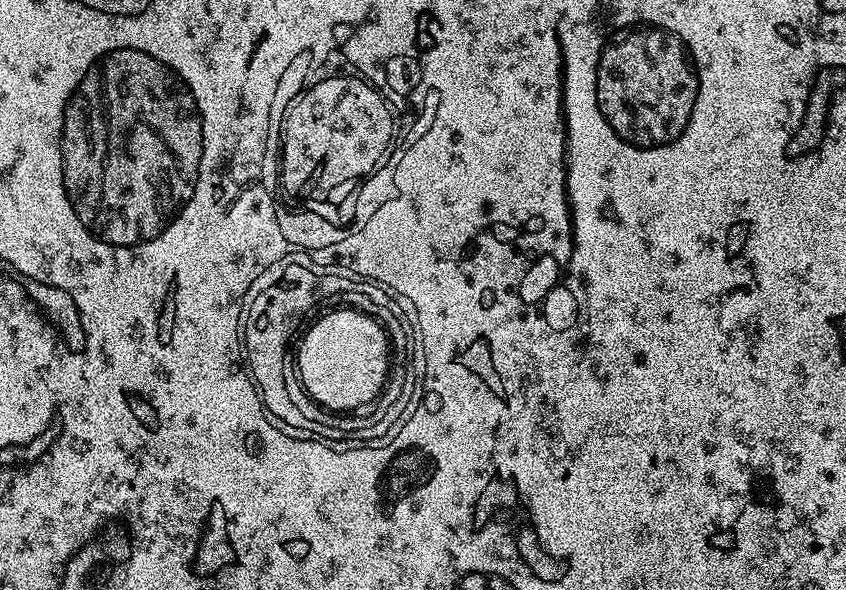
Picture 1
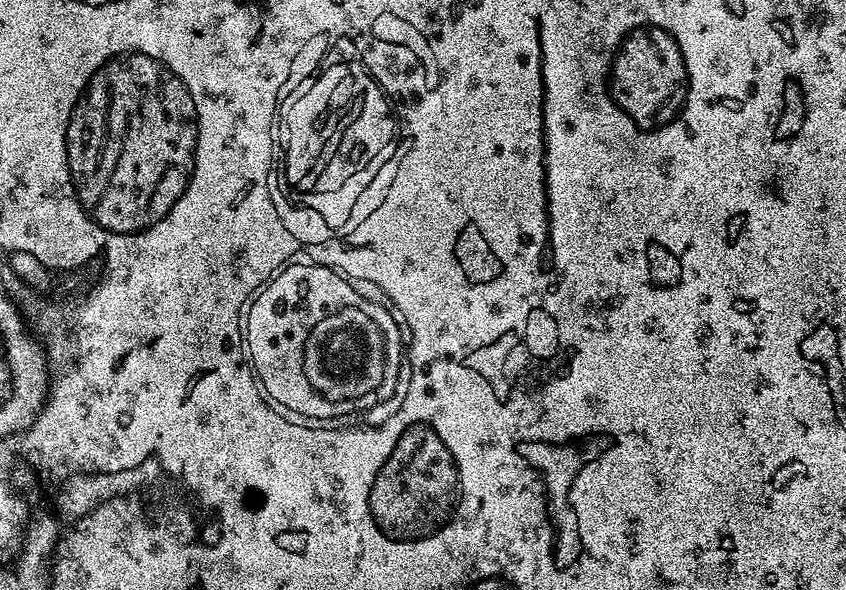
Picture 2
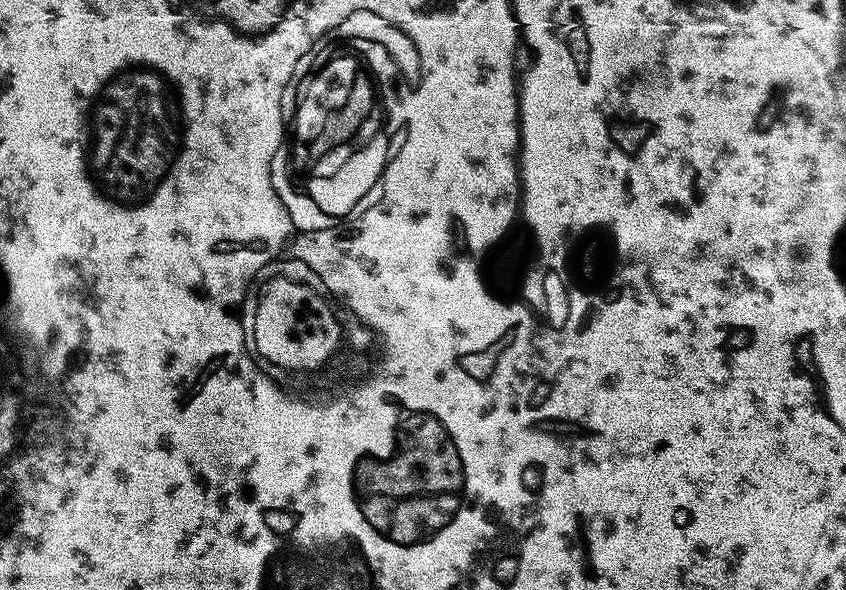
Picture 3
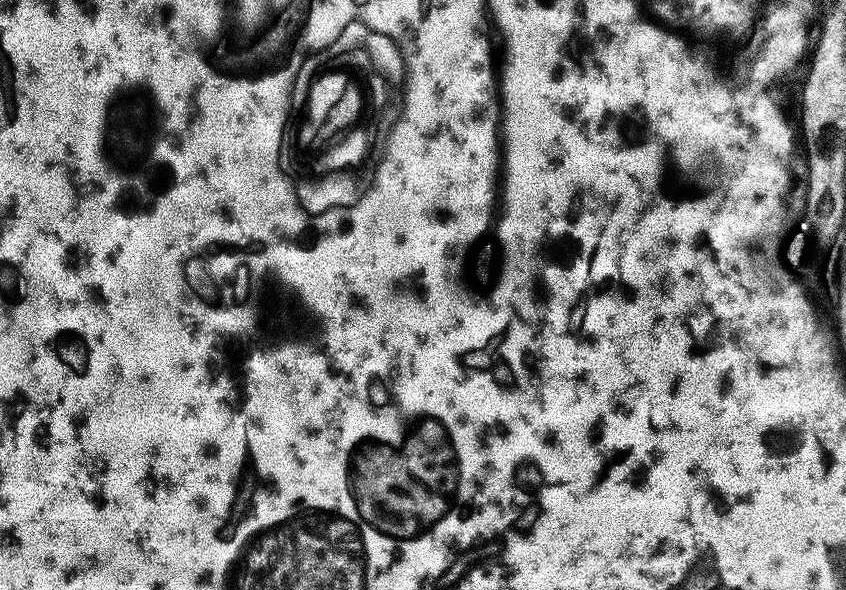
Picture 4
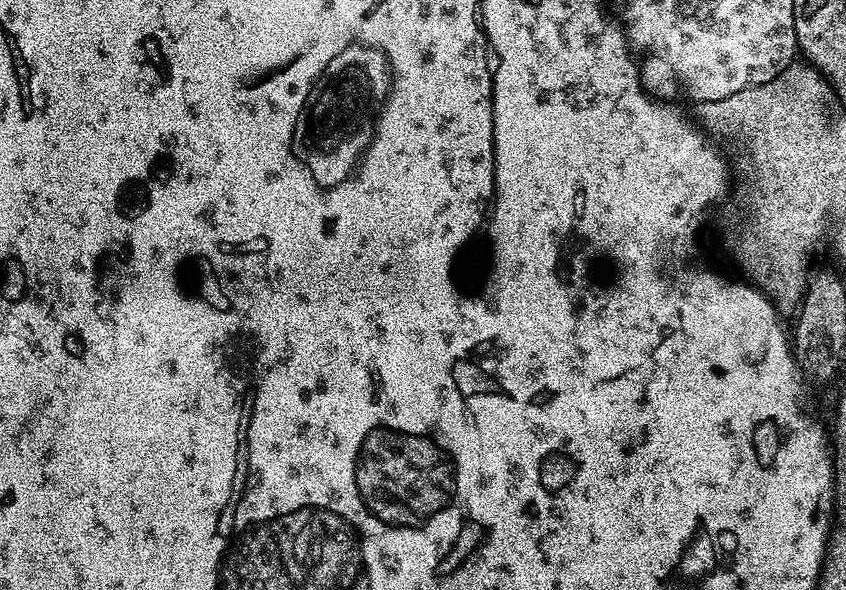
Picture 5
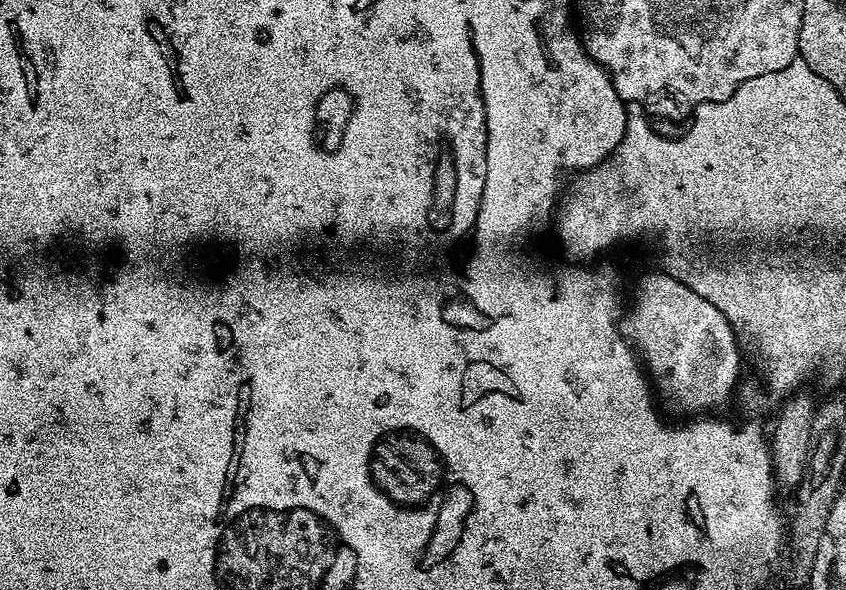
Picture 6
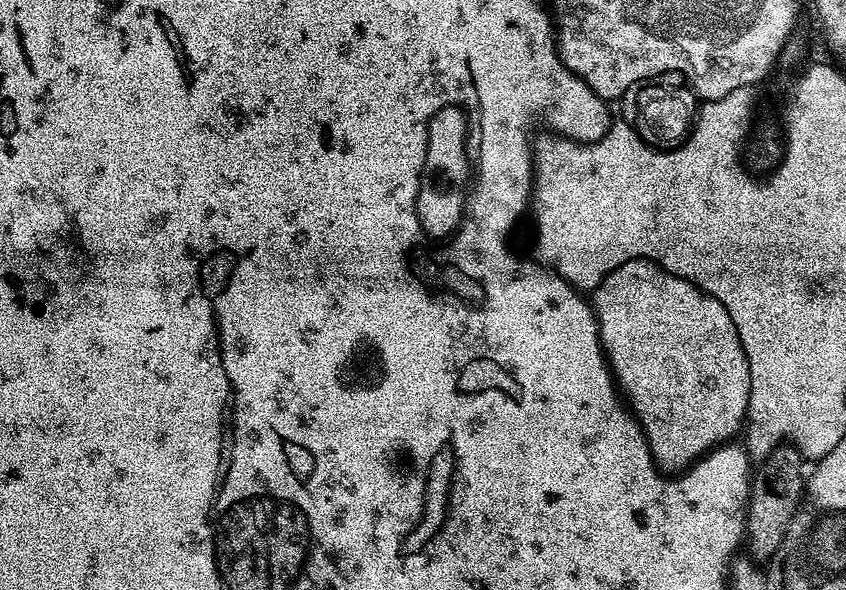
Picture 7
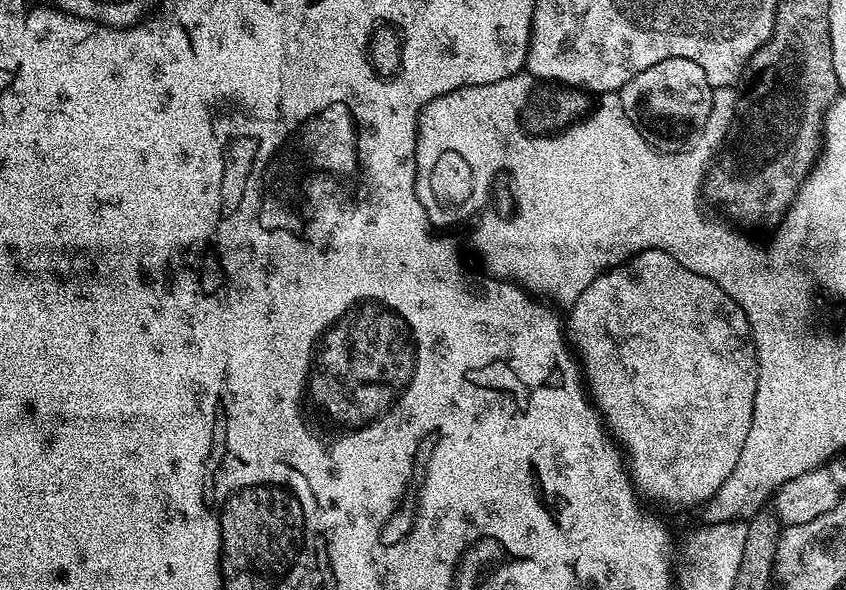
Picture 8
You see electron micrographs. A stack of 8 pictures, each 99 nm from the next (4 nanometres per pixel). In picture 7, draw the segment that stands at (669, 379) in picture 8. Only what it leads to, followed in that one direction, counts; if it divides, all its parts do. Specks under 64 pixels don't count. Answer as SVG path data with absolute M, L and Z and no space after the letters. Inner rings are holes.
M631 260L618 266L610 274L606 274L603 282L591 293L590 303L593 312L596 313L596 327L600 329L600 347L604 349L604 358L608 362L615 383L632 415L644 429L644 436L648 440L648 449L652 451L653 460L665 473L676 474L687 469L713 450L729 443L735 437L732 435L739 428L741 431L745 427L750 402L750 366L746 362L738 330L722 302L701 291L691 280L685 280L683 276L675 276L672 272L665 271L655 261Z

